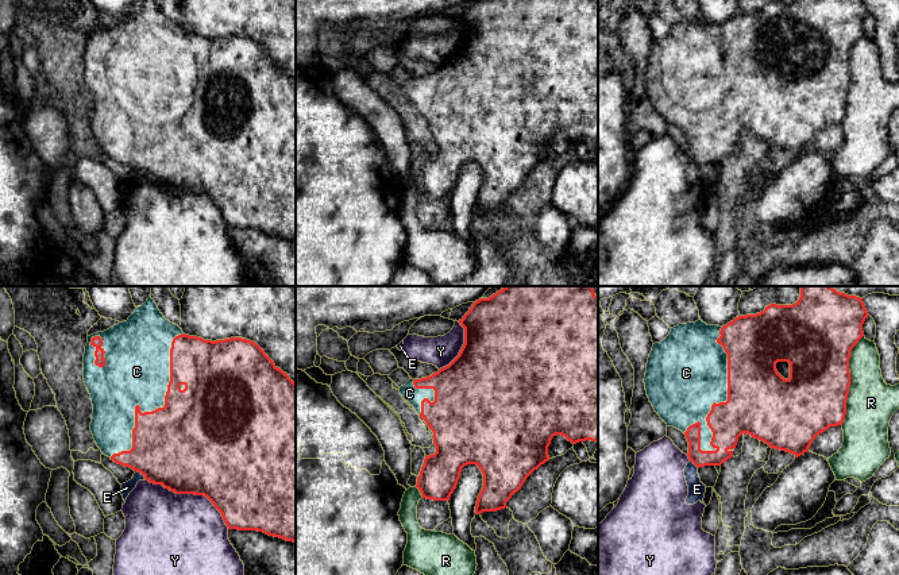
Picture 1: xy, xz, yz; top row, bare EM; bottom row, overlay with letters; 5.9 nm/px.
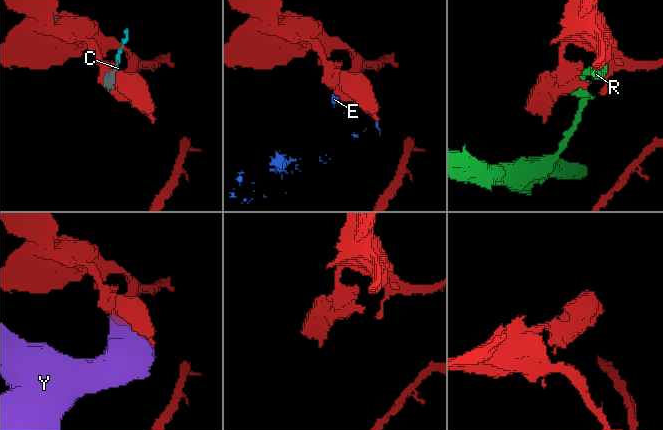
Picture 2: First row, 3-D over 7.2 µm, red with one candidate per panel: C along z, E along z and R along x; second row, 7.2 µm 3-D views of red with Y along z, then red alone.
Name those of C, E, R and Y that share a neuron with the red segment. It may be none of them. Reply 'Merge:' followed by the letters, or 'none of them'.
Merge: C

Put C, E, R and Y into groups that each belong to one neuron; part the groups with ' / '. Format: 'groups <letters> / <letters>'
groups C / E Y / R

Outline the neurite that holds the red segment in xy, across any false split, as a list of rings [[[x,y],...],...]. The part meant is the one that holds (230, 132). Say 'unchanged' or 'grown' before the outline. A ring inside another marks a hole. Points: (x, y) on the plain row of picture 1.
grown | [[[144,0],[127,19],[88,34],[84,51],[84,80],[93,103],[90,130],[105,154],[140,170],[150,181],[162,182],[175,192],[207,194],[221,211],[228,227],[258,228],[296,240],[296,81],[256,40],[242,35],[212,39],[185,32],[178,23],[163,15],[155,0]]]

